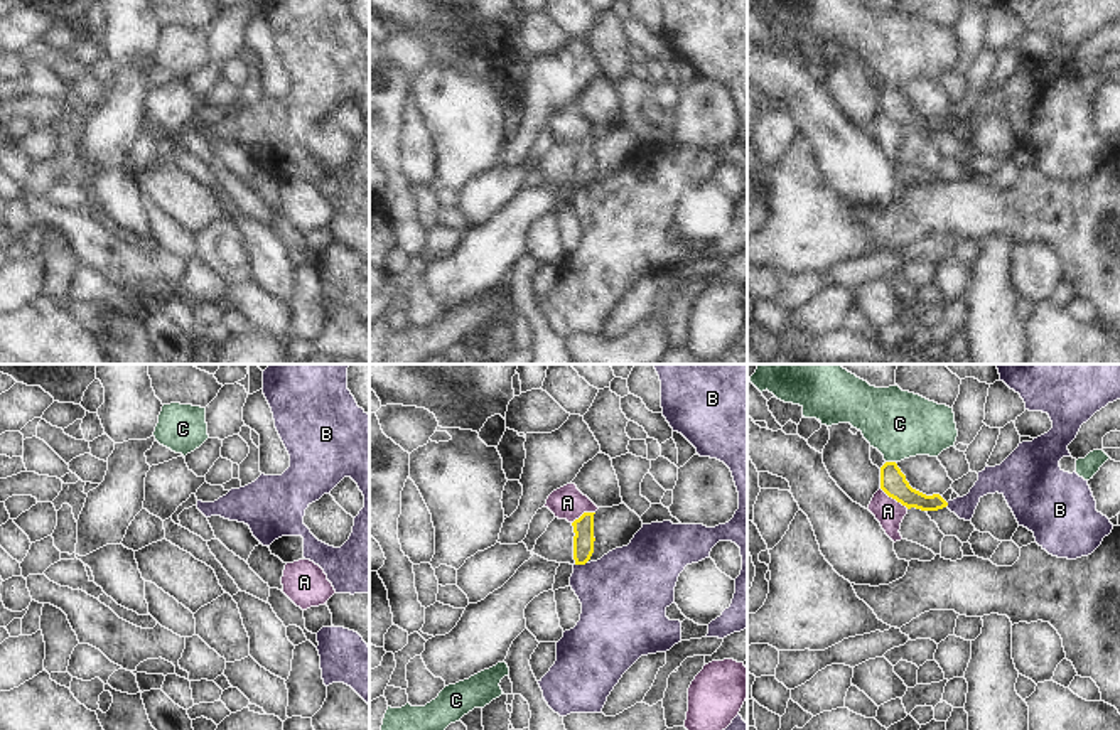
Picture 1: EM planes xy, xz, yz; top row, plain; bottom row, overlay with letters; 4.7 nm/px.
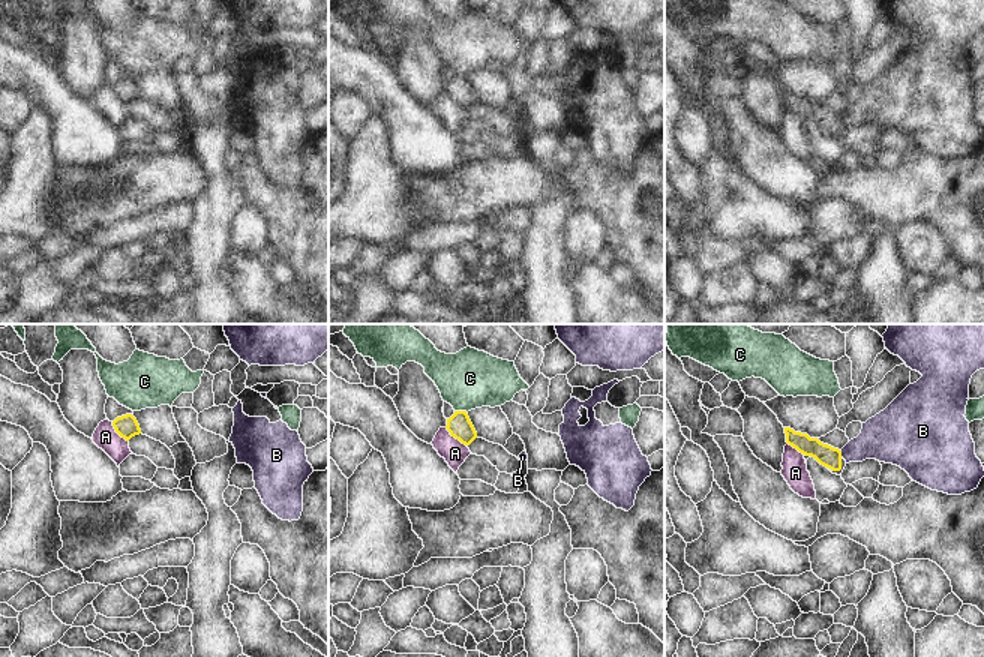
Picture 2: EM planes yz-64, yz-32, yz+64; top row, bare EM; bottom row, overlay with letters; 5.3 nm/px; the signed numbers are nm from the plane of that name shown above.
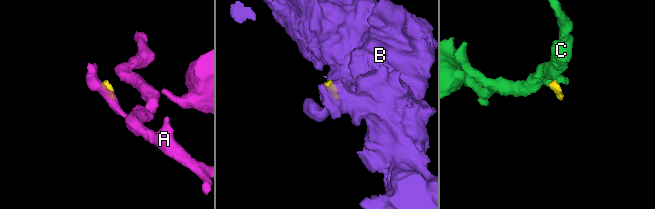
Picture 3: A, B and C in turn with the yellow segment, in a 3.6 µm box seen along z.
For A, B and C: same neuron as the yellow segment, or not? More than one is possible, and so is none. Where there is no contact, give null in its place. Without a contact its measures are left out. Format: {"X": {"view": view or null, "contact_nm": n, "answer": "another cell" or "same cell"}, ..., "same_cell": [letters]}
{"A": {"view": "yz", "contact_nm": 170, "answer": "another cell"}, "B": {"view": "xz", "contact_nm": 60, "answer": "another cell"}, "C": {"view": "yz", "contact_nm": 50, "answer": "same cell"}, "same_cell": ["C"]}

